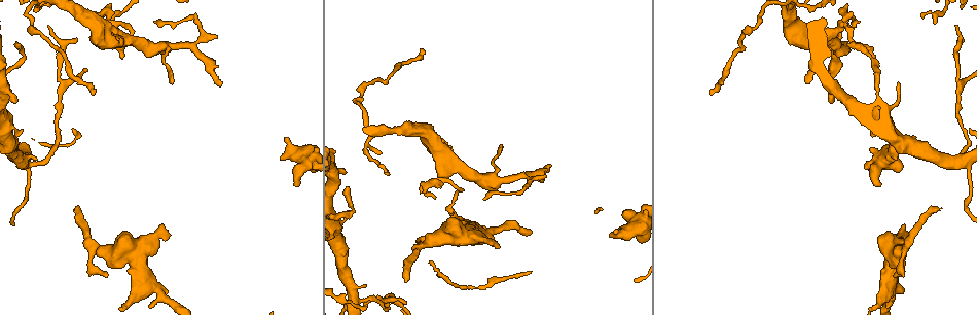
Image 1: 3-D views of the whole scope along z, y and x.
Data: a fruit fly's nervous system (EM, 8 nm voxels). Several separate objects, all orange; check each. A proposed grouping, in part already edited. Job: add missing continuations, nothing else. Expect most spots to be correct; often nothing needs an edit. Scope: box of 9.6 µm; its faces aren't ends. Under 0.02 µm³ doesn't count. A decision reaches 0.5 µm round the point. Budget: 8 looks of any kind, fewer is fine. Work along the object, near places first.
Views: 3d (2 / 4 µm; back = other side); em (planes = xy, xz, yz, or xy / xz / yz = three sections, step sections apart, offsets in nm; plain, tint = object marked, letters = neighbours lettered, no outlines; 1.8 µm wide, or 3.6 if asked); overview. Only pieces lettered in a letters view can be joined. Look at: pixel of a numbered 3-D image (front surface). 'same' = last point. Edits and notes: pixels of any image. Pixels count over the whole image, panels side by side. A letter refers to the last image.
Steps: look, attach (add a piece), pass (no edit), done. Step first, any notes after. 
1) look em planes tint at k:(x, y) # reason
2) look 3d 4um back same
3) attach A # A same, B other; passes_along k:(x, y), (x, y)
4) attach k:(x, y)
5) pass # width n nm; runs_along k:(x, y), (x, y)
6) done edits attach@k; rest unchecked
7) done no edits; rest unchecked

look em planes letters at 1:(96, 11) # an open end

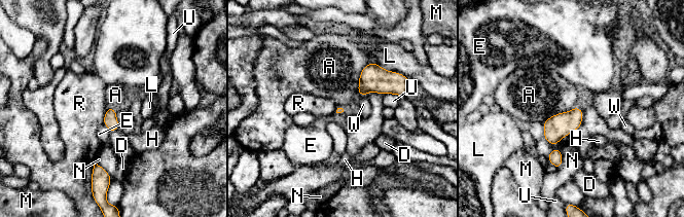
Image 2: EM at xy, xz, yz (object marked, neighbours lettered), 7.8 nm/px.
pass # A other, D other, E other, H other, L other, M other, N other, R other, U other, W other; border 2:(372, 62), (361, 71), (359, 95); no lettered piece goes on from it

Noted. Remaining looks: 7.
look em xz step 8 plain at 1:(405, 282)

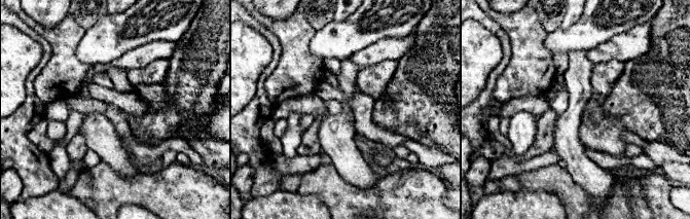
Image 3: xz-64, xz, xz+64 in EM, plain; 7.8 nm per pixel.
look em xz step 8 letters same

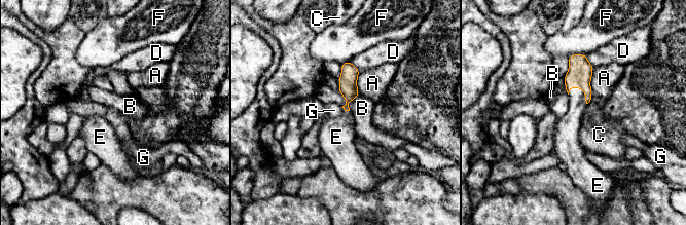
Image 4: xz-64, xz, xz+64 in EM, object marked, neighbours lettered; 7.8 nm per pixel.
attach E # A other, B other, C other, D other, E same, F other, G other; passes_along 4:(580, 71), (584, 92), (571, 121); it goes on there

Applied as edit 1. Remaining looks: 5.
look overview

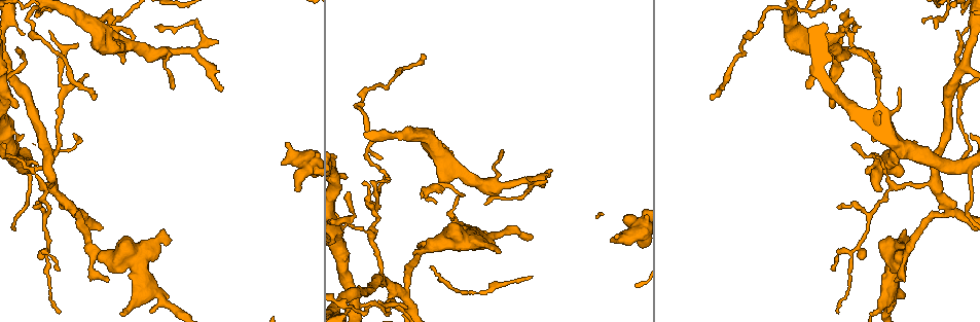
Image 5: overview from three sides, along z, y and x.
look 3d 4um at 5:(170, 240) # an open end

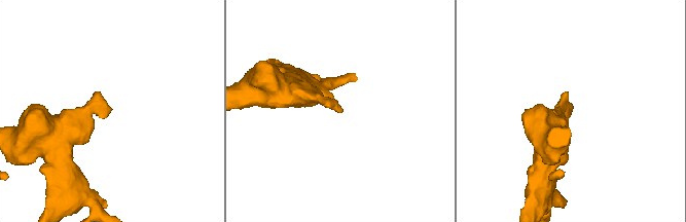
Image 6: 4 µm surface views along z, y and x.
look em yz step 16 letters at 6:(572, 110)

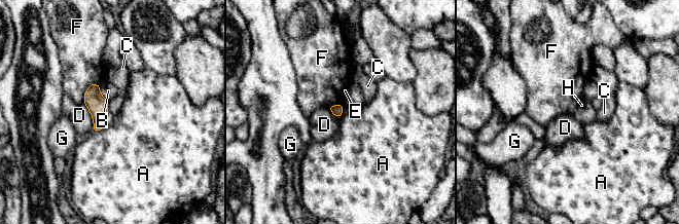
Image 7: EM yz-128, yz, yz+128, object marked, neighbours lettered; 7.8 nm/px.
look em xy step 8 letters same

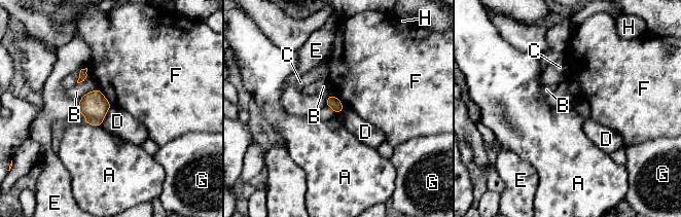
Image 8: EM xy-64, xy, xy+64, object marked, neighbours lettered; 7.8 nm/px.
pass # A other, B other, C other, D other, E other, F other, G other, H other; border 8:(83, 121), (100, 127); no lettered piece goes on from it

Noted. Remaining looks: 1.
done edits attach@4; rest unchecked

